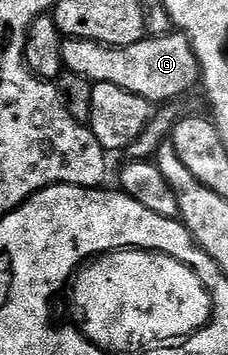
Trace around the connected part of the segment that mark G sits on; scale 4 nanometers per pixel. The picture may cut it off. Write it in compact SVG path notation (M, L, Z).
M179 31L152 35L129 45L100 45L96 41L68 39L62 47L62 59L67 72L82 75L93 85L114 83L114 87L142 95L142 99L153 103L172 103L168 101L190 92L195 85L197 88L200 81L200 65L192 45Z

